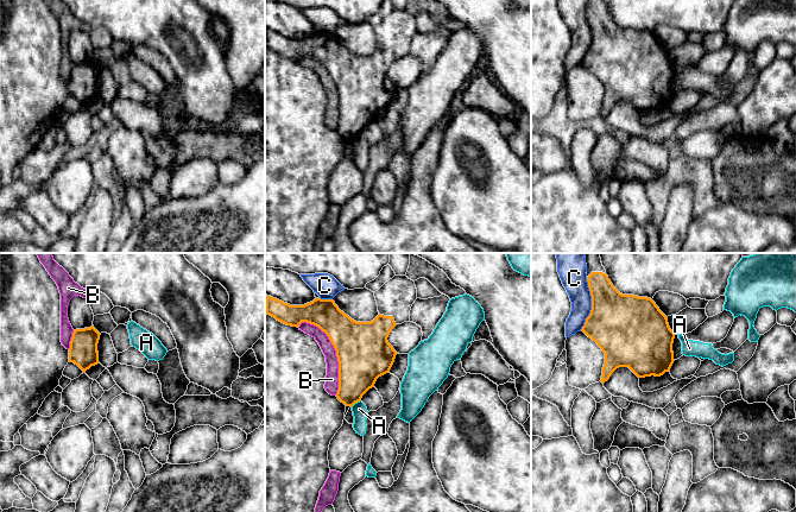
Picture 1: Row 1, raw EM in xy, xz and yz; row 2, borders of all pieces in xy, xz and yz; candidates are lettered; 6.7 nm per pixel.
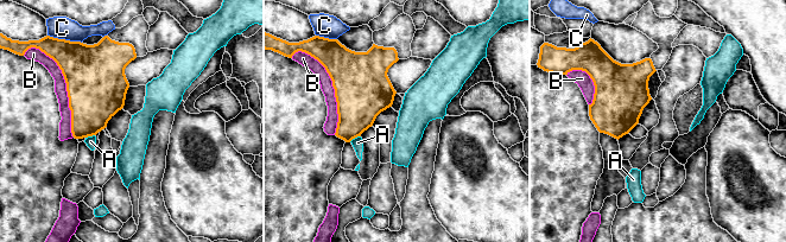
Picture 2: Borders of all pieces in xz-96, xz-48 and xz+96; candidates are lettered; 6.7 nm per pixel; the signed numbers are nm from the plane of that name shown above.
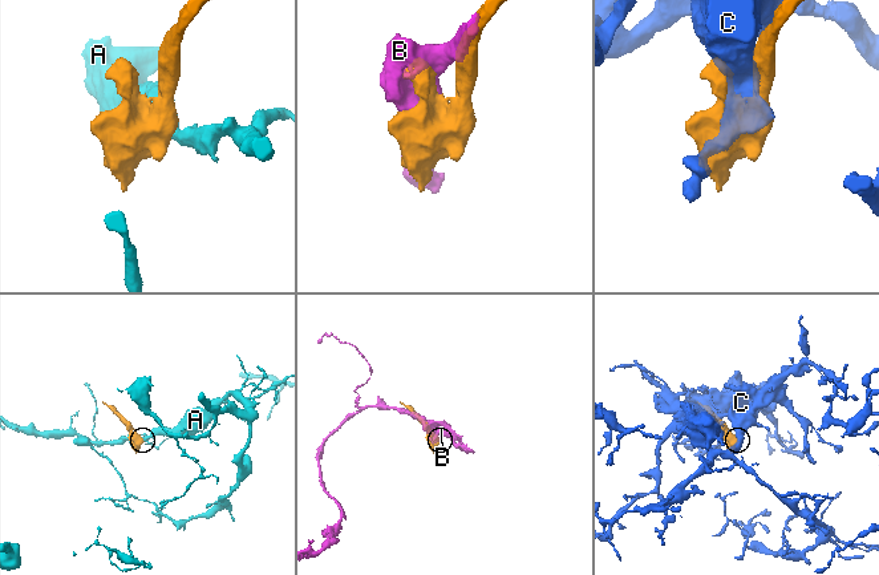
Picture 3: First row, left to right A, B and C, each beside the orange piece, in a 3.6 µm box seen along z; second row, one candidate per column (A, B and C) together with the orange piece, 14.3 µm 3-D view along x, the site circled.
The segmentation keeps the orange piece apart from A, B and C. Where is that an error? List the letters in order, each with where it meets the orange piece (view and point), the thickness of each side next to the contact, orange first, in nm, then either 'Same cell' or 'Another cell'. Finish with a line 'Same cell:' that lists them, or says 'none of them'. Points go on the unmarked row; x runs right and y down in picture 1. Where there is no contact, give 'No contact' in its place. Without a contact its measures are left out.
A: Touches orange at xz (355, 136). Thickness 280 nm (orange) against 100 nm. Another cell
B: Touches orange at xz (336, 87). Thickness 360 nm (orange) against 100 nm. Another cell
C: Touches orange at yz (592, 38). Thickness 420 nm (orange) against 180 nm. Another cell
Same cell: none of them

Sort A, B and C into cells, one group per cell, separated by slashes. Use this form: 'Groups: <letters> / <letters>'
Groups: A / B / C

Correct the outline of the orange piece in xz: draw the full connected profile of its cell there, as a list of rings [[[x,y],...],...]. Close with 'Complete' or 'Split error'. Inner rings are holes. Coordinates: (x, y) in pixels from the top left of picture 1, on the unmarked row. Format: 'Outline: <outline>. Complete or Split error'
Outline: [[[271,30],[266,31],[266,48],[277,55],[299,61],[307,56],[318,61],[327,68],[336,84],[339,95],[337,133],[346,140],[353,140],[372,121],[377,113],[390,106],[398,88],[388,77],[387,71],[397,59],[392,50],[378,49],[371,56],[356,56],[339,43],[333,33],[316,32],[304,39],[290,39]]]. Complete

